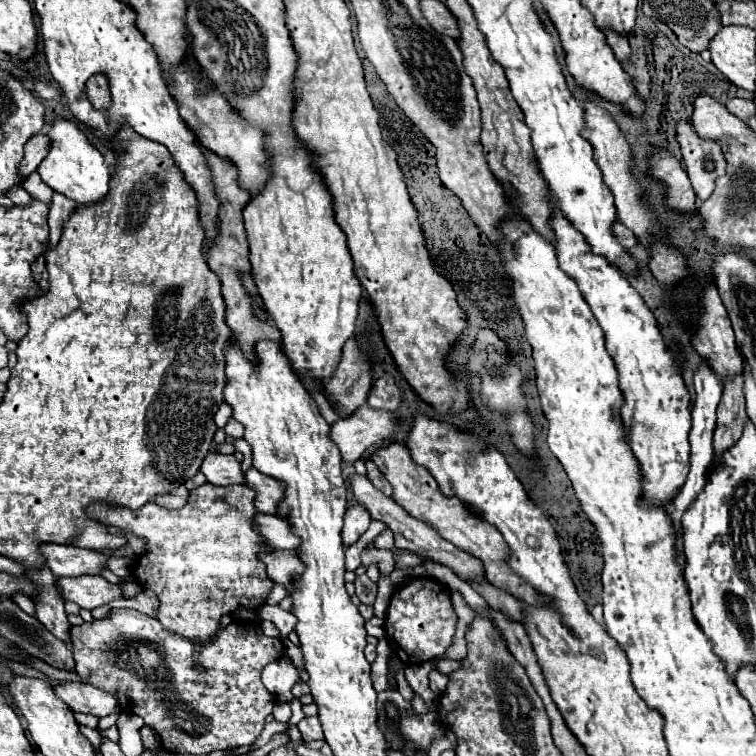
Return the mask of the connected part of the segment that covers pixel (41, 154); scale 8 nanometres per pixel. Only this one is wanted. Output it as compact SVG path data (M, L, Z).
M34 135L28 143L26 143L26 157L20 165L22 175L30 175L38 169L38 165L42 163L42 159L46 157L46 153L50 151L50 137L48 135Z

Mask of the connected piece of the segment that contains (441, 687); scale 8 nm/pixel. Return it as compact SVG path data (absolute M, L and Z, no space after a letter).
M433 670L429 674L429 687L434 693L436 694L443 693L446 689L447 683L448 683L447 675L442 675L437 670Z

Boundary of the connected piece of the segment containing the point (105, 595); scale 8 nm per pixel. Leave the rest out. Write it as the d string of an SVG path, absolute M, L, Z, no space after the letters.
M60 577L58 585L66 601L78 603L82 609L96 609L122 597L122 587L108 583L104 577Z

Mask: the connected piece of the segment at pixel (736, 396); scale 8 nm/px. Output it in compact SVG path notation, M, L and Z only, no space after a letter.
M734 375L724 385L724 395L718 405L718 421L714 431L714 449L720 455L724 449L732 447L740 435L742 427L748 421L744 409L744 393L742 393L742 375Z

